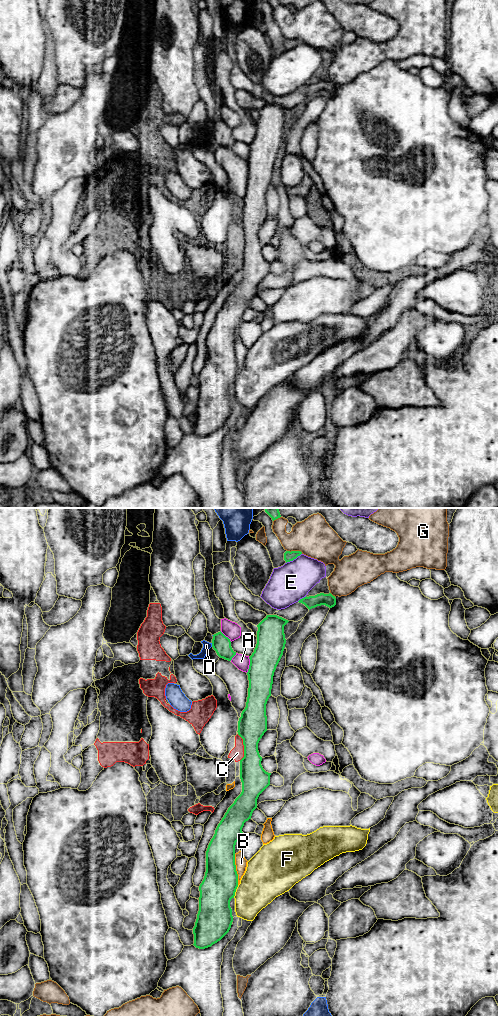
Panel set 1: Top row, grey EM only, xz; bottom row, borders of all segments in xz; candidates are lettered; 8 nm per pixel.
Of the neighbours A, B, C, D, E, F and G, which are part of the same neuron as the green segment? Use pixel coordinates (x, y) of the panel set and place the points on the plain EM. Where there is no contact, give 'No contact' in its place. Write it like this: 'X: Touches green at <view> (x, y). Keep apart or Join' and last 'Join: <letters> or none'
A: Touches green at xz (249, 153). Keep apart
B: Touches green at xz (235, 357). Keep apart
C: Touches green at xz (244, 235). Keep apart
D: Touches green at xz (212, 133). Keep apart
E: Touches green at xz (293, 47). Keep apart
F: Touches green at xz (235, 379). Keep apart
G: Touches green at xz (295, 39). Keep apart
Join: none

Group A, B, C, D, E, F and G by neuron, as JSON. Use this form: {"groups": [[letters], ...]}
{"groups": [["A"], ["B"], ["C"], ["D"], ["E"], ["F"], ["G"]]}

